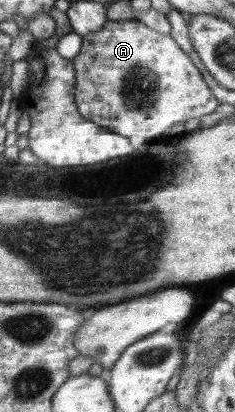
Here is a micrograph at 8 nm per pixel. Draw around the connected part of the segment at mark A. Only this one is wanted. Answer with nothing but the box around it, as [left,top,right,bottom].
[73,18,219,140]

